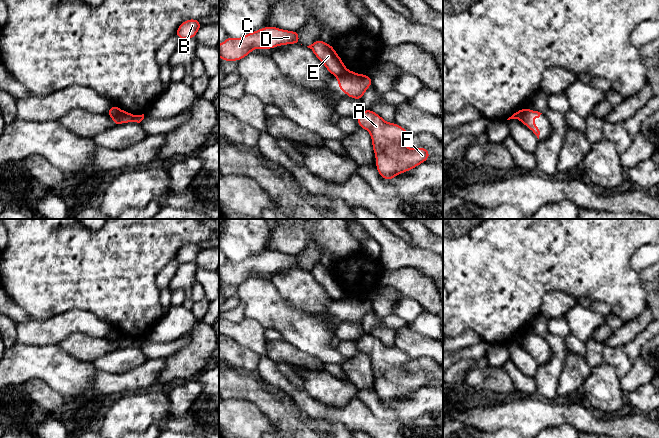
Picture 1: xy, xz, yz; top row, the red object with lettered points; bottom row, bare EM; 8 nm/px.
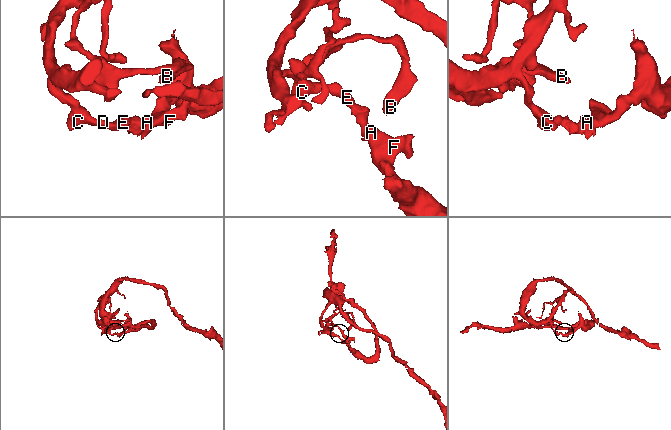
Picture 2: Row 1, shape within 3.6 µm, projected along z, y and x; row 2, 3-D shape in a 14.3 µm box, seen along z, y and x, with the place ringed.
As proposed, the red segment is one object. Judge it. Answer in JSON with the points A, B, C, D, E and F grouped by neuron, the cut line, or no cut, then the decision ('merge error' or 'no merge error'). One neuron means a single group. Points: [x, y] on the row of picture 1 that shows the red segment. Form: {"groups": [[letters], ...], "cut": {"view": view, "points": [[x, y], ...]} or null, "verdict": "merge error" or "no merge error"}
{"groups": [["A", "F"], ["B", "C", "D", "E"]], "cut": {"view": "yz", "points": [[524, 109], [519, 119]]}, "verdict": "merge error"}

